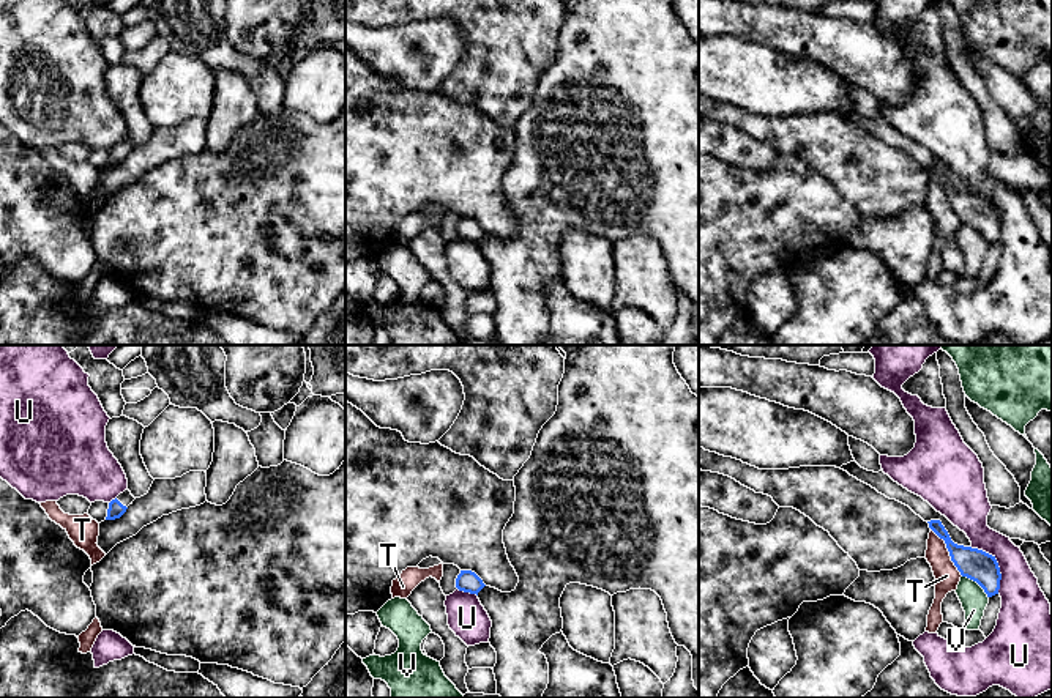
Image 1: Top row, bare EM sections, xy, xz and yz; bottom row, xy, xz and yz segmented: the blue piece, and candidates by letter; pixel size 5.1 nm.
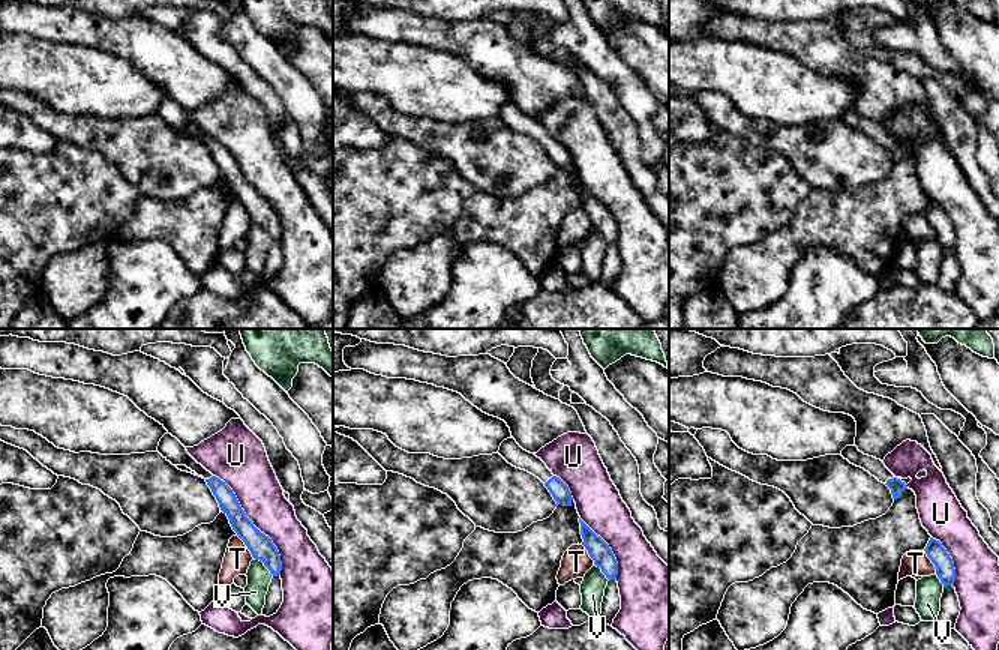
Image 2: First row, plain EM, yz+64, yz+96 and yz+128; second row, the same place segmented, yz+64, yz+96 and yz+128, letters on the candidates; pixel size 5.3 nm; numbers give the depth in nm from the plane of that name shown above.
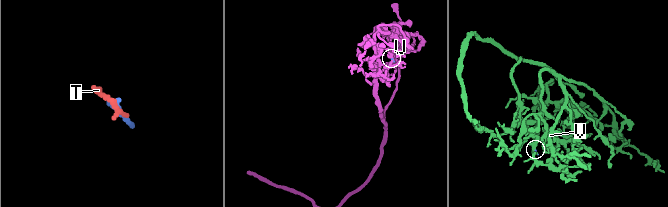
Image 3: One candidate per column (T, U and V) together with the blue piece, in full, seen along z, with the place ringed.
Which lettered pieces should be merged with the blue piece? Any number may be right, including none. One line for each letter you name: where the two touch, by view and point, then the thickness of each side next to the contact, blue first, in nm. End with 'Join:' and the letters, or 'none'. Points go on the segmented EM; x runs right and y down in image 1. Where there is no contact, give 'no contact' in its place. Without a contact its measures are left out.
Join: none

